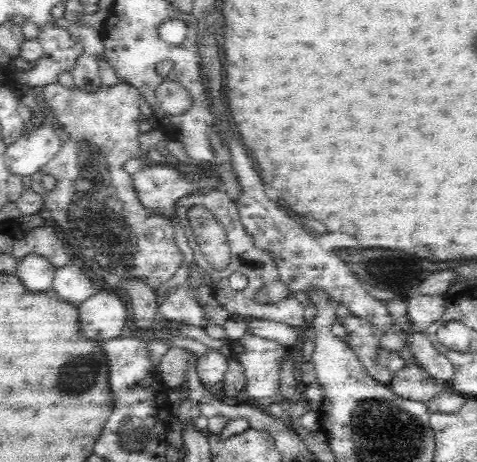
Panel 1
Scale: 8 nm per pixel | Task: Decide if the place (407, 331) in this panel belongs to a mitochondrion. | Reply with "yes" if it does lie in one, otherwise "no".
no

